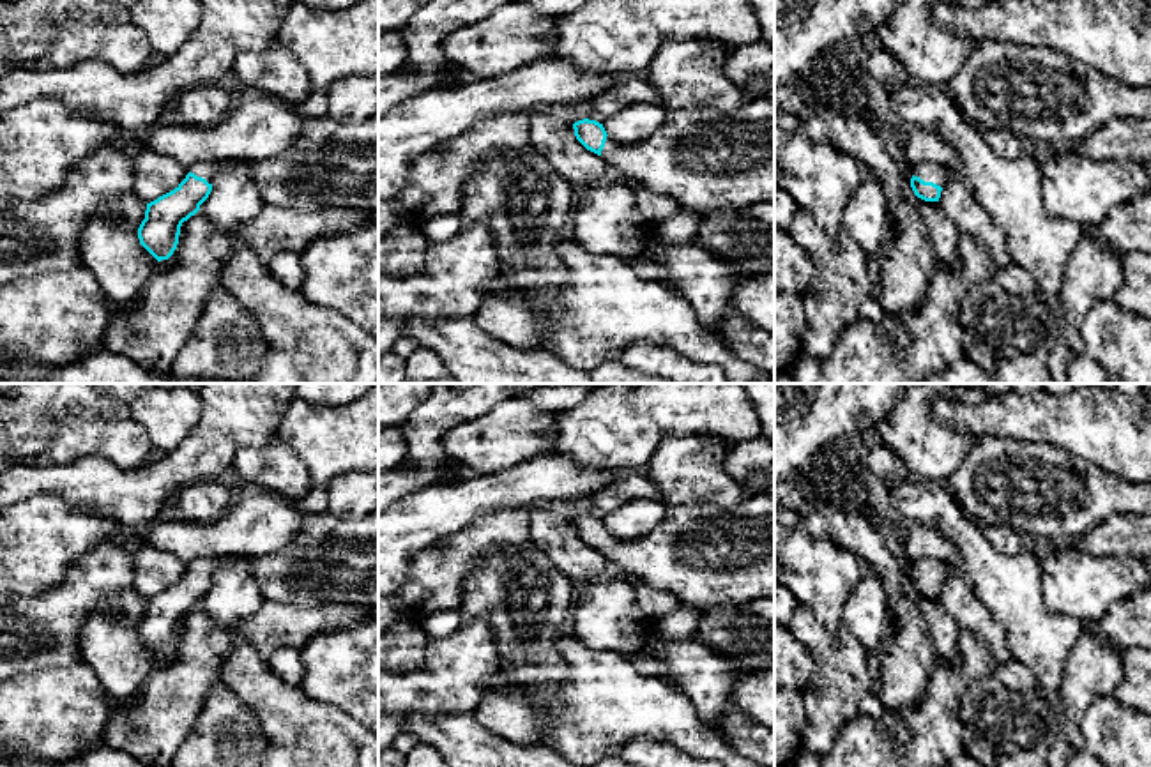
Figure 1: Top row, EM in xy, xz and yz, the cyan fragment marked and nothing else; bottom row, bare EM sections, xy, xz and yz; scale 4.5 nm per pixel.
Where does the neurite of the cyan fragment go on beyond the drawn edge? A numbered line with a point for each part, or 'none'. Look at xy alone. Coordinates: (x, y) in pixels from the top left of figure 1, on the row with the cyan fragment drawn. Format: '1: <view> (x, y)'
1: xy (205, 170)

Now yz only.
1: yz (930, 172)

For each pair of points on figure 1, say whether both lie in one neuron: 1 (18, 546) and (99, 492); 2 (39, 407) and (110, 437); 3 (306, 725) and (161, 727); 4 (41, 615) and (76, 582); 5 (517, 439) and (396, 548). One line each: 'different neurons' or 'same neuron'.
1: different neurons
2: same neuron
3: different neurons
4: same neuron
5: different neurons

